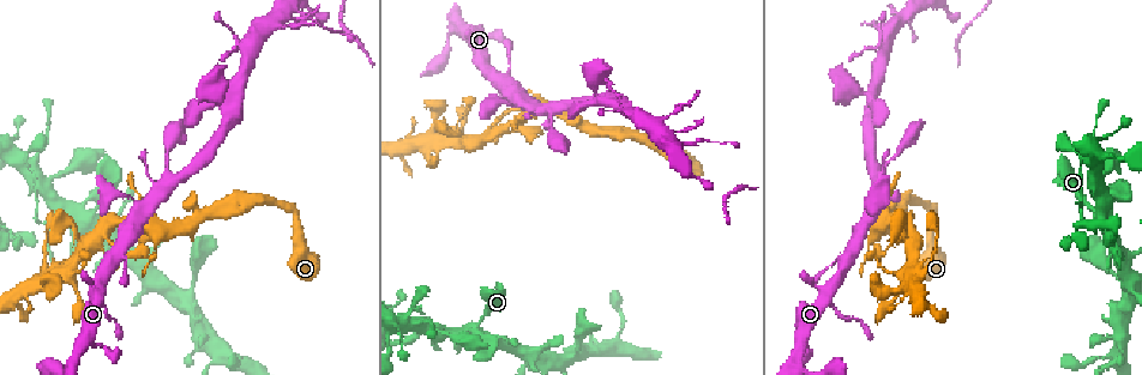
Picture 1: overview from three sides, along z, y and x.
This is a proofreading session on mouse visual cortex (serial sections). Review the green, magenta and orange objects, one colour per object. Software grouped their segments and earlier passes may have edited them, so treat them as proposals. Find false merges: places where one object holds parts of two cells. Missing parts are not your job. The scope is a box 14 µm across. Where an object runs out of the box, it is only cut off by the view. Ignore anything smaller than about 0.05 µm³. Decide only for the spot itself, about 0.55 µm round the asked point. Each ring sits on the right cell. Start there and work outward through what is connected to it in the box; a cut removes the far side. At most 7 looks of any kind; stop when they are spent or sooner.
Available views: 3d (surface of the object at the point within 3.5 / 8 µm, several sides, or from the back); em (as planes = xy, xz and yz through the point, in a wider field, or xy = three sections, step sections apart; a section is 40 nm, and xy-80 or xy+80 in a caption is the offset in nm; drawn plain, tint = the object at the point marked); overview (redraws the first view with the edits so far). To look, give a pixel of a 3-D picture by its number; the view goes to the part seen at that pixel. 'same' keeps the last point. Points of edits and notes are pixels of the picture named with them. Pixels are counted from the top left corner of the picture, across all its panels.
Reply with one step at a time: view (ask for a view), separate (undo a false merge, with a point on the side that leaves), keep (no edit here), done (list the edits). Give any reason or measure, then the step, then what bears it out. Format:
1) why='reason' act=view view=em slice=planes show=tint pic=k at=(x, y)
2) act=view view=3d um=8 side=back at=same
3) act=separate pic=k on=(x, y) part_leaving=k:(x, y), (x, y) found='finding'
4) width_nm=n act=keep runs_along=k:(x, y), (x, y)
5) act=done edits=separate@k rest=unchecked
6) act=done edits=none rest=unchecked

why='sharp bend' act=view view=3d um=3.5 pic=1 at=(823, 291)

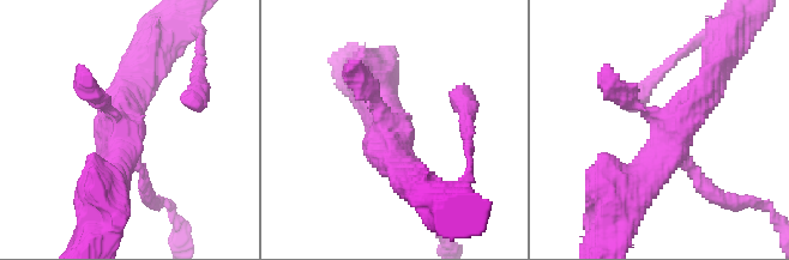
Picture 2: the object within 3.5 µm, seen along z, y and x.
act=view view=em slice=xy step=5 show=tint pic=2 at=(382, 119)

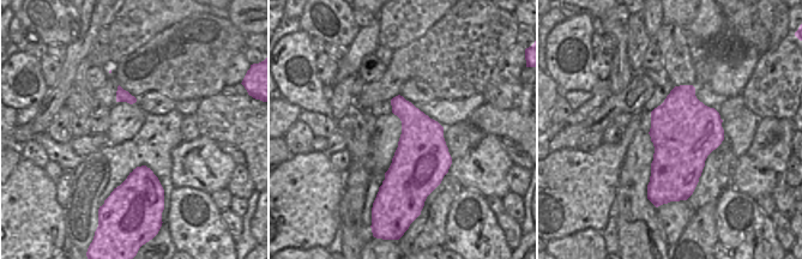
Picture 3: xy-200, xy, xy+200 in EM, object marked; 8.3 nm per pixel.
act=keep runs_along=2:(112, 181), (115, 118), (78, 74) found='one cell here'

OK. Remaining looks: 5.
why='sharp bend' act=view view=3d um=3.5 pic=1 at=(435, 141)

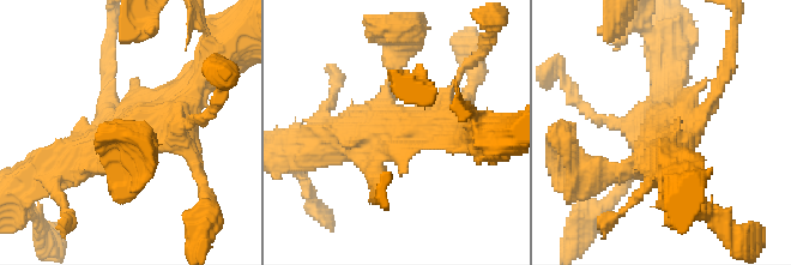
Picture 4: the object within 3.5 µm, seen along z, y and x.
act=keep runs_along=4:(191, 100), (54, 166) found='all the same cell'

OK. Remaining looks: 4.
why='thin neck' act=view view=3d um=3.5 pic=1 at=(1076, 154)

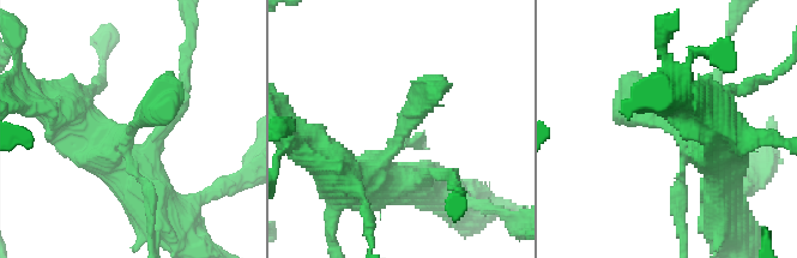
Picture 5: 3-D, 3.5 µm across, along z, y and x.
act=view view=em slice=planes show=tint pic=5 at=(401, 135)

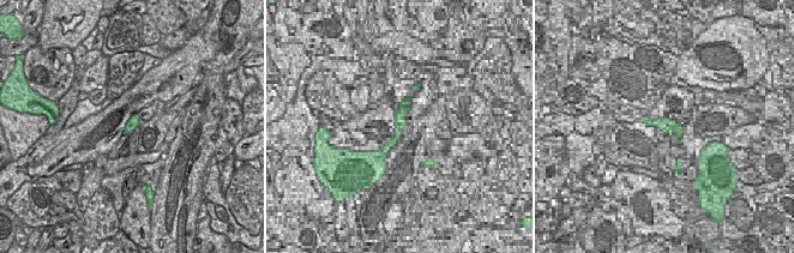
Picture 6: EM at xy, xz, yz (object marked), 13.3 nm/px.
act=keep runs_along=5:(720, 168), (640, 104), (634, 76) found='one cell here'

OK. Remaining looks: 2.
act=done edits=none rest=unchecked

